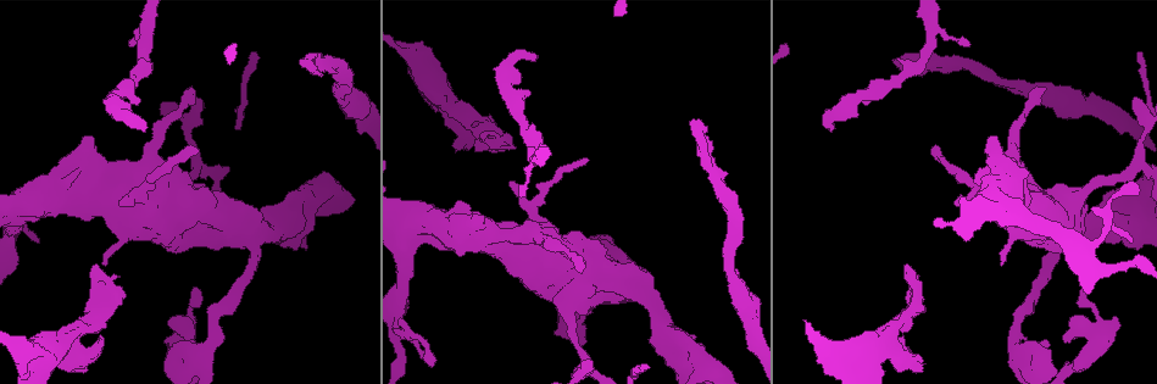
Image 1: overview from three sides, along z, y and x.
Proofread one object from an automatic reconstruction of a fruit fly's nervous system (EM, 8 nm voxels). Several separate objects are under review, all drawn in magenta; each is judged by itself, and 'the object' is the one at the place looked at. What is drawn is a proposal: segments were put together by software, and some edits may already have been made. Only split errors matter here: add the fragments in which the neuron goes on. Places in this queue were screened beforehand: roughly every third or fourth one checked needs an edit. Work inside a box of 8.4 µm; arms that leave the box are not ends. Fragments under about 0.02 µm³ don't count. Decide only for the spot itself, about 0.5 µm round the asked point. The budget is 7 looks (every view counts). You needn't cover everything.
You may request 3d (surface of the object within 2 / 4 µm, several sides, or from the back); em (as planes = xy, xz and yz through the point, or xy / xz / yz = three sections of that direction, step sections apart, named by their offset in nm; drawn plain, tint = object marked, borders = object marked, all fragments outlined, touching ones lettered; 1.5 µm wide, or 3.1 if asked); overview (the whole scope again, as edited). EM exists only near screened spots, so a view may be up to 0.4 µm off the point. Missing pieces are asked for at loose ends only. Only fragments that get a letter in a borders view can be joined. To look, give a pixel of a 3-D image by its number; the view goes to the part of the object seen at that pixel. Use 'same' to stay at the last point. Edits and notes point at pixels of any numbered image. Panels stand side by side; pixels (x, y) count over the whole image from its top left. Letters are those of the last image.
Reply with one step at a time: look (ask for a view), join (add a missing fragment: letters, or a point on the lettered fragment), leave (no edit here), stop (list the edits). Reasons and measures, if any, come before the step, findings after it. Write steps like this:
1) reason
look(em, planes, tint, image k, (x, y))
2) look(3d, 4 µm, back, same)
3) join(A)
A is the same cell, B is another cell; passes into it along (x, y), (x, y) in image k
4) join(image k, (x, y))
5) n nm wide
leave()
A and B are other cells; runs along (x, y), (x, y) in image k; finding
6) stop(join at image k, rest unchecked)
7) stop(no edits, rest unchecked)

free end
look(3d, 2 µm, image 1, (189, 87))

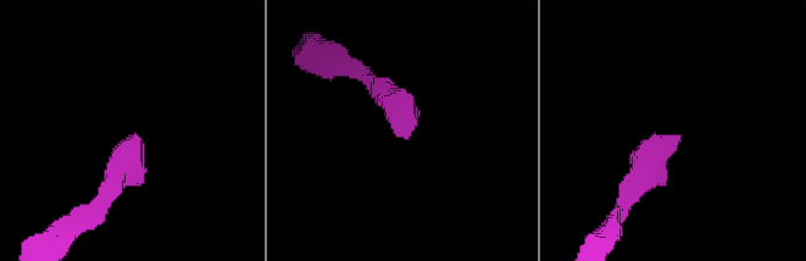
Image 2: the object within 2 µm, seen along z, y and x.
look(em, xz, step 4, borders, image 2, (676, 139))

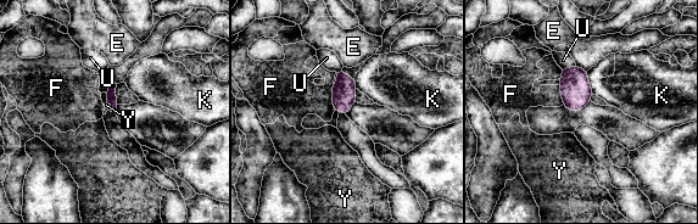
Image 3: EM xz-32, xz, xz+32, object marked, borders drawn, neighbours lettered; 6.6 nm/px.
look(em, planes, borders, same)

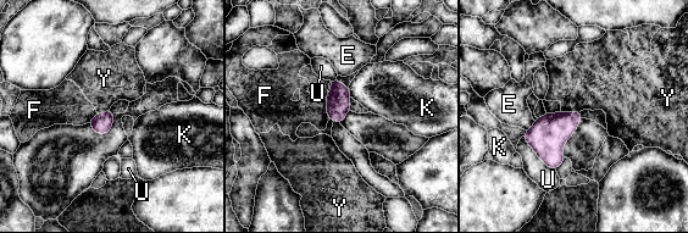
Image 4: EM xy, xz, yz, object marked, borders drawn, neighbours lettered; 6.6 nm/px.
leave()
E, F, K, U and Y are other cells; border along (580, 110), (561, 112) in image 4; none of them fits

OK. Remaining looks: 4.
branch stops here
look(3d, 2 µm, image 1, (512, 180))

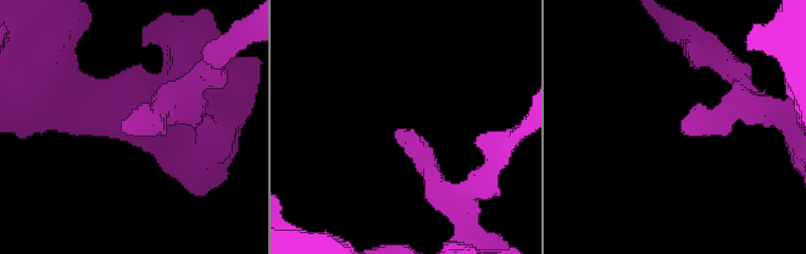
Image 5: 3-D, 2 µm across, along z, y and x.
look(em, planes, borders, image 5, (126, 133))

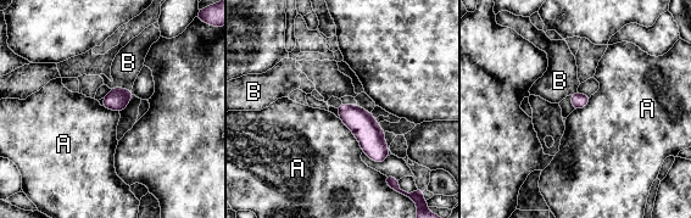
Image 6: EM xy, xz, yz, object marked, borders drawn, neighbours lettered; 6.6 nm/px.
leave()
A and B are other cells; no lettered fragment goes on from it

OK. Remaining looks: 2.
branch stops here
look(em, planes, borders, image 1, (1136, 194))

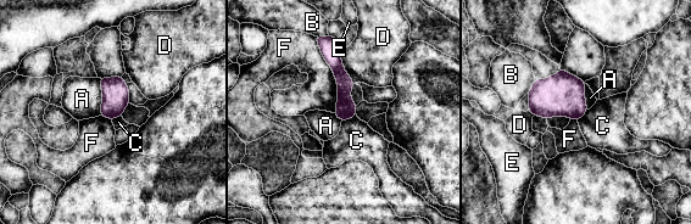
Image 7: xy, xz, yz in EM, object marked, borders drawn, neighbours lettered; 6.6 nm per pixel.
leave()
A, B, C, D, E and F are other cells; runs along (330, 43), (344, 80), (344, 117) in image 7; none of them fits

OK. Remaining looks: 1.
stop(no edits, rest unchecked)

